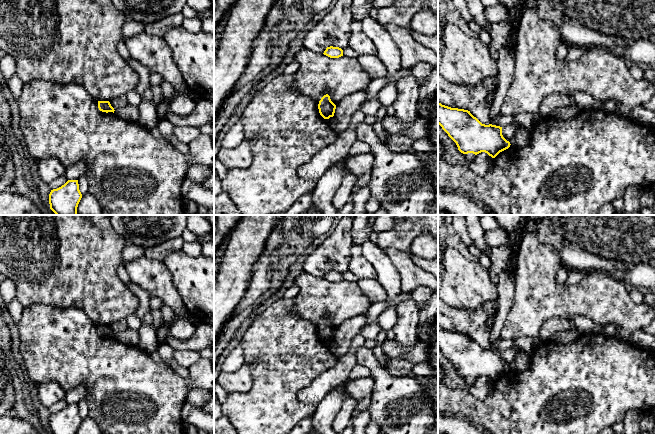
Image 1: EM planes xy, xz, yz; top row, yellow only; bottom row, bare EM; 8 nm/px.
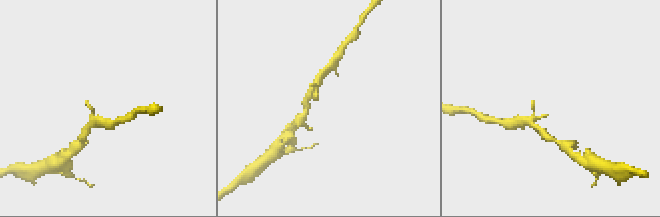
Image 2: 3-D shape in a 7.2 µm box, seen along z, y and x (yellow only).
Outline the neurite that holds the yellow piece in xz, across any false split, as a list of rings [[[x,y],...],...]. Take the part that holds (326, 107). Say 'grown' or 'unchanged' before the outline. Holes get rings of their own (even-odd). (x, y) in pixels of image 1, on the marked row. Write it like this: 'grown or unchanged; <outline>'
unchanged; [[[326,94],[319,101],[318,109],[324,119],[329,119],[334,116],[336,105],[331,101],[330,96]]]

